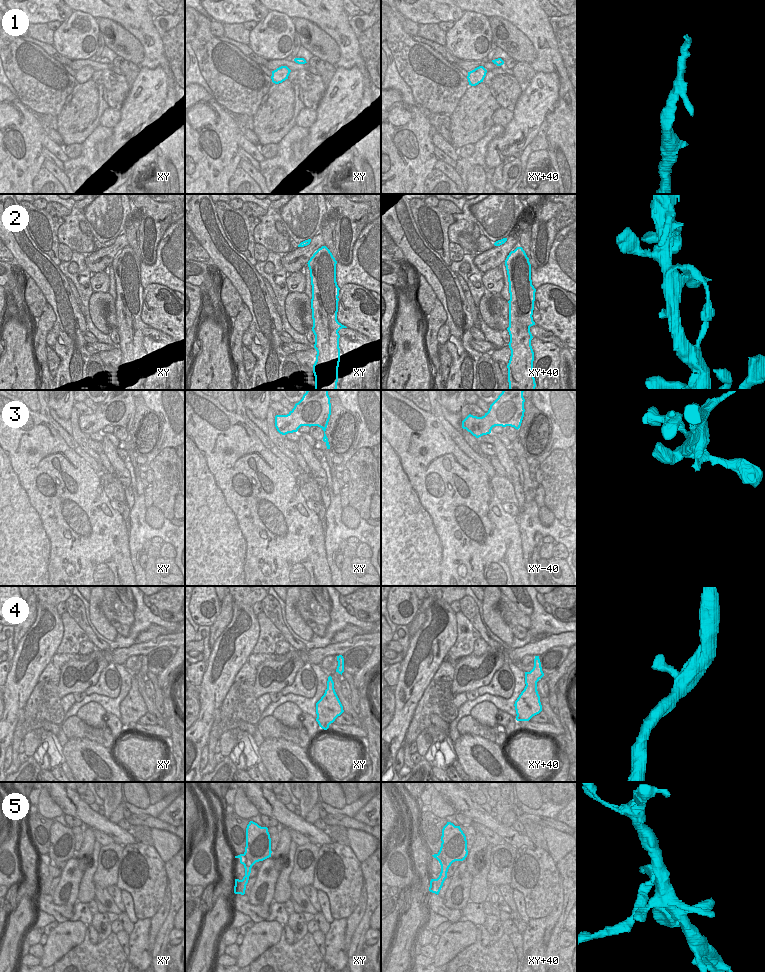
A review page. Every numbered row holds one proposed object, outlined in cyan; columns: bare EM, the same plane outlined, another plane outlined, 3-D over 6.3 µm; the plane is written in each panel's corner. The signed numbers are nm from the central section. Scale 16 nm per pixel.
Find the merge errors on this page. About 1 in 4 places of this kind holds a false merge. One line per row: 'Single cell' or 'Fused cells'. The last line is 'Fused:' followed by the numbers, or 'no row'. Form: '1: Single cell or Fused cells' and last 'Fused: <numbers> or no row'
1: Single cell
2: Single cell
3: Single cell
4: Single cell
5: Fused cells
Fused: 5.

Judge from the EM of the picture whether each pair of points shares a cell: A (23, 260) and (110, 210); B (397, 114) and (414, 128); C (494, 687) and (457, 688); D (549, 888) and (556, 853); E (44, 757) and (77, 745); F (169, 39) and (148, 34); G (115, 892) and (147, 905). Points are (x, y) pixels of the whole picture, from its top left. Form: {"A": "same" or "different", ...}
{"A": "different", "B": "same", "C": "different", "D": "different", "E": "different", "F": "different", "G": "different"}

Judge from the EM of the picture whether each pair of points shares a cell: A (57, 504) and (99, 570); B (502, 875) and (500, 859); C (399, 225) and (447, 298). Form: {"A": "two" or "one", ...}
{"A": "one", "B": "one", "C": "one"}

